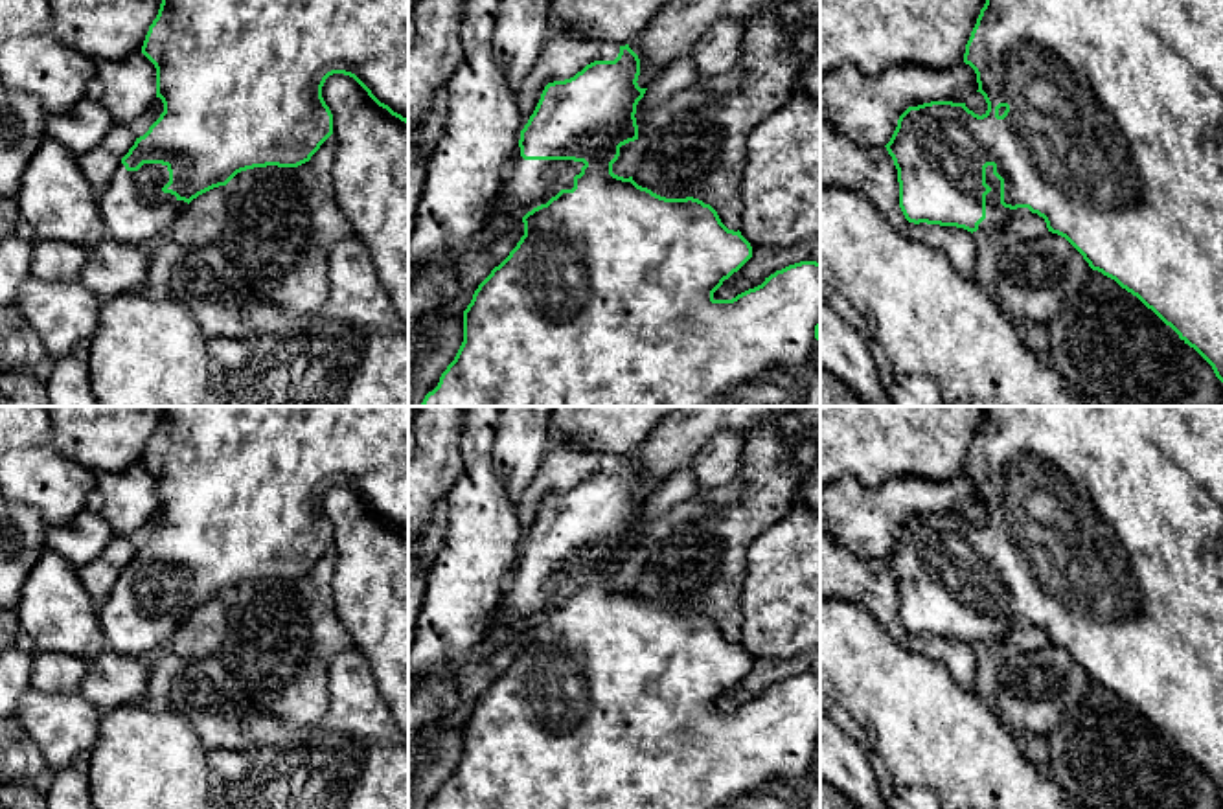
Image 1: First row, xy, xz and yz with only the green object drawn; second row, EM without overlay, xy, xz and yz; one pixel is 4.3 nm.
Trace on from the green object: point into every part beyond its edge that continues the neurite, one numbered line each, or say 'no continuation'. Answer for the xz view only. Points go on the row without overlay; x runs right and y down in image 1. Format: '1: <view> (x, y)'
1: xz (526, 596)

